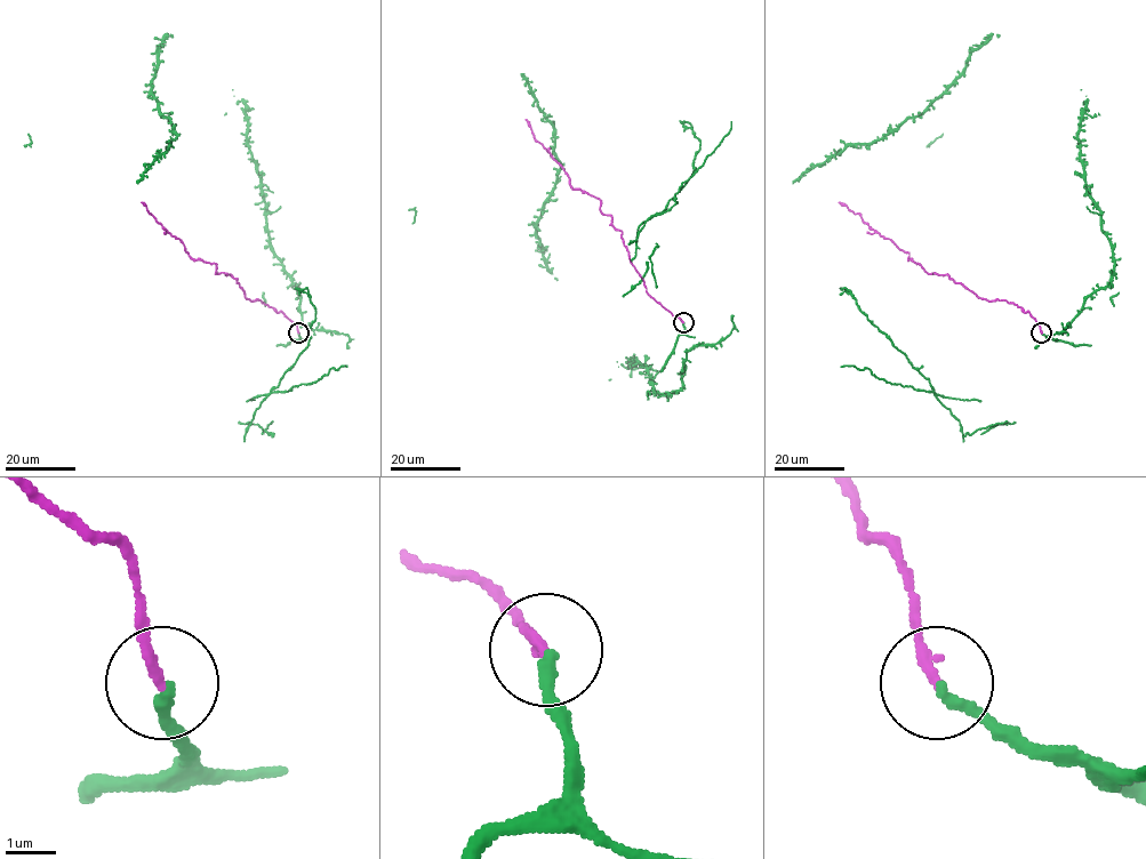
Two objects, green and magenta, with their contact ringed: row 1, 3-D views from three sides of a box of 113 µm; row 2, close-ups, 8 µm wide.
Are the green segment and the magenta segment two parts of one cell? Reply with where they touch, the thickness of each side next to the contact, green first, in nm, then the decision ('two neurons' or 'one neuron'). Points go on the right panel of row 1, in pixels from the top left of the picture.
at (1041, 332); 240 nm thick on the green side, 200 nm on the other; two neurons

